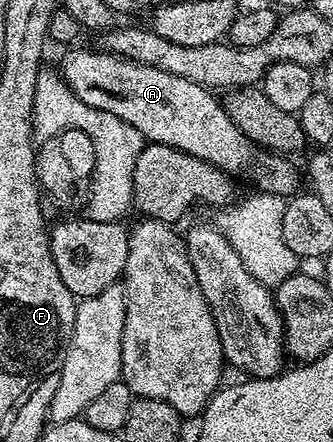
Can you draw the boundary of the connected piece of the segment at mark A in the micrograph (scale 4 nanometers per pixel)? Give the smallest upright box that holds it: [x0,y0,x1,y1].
[62,51,297,196]

